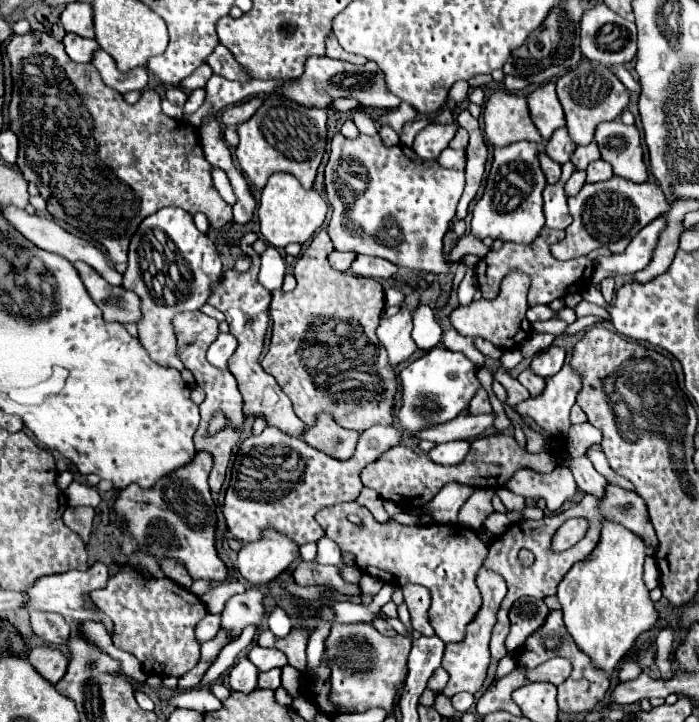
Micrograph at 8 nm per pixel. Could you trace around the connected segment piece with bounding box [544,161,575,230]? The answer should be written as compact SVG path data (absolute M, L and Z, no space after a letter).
M569 161L562 165L562 174L556 184L548 184L544 188L544 214L546 214L546 226L554 230L564 230L570 226L572 216L566 206L566 194L564 194L564 185L575 171L574 165Z

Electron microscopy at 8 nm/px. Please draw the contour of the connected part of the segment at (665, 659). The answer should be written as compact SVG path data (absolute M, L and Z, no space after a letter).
M666 628L658 634L656 638L656 644L658 644L658 668L662 672L662 678L670 676L670 654L672 654L672 642L674 642L674 636L672 636L672 630Z

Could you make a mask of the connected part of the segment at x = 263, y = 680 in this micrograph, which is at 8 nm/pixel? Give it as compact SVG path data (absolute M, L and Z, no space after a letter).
M272 668L268 672L260 672L260 676L258 676L258 688L276 690L280 686L280 674L282 674L280 668Z

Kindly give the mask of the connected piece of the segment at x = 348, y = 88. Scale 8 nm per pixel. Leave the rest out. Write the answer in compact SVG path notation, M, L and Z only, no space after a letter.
M328 56L308 58L306 70L300 76L300 80L284 84L282 94L298 104L304 104L306 108L328 108L330 100L340 98L340 96L358 100L360 108L392 110L392 108L400 106L400 98L388 90L386 82L384 82L384 72L380 68L376 68L374 62L366 62L364 66L358 66L358 64L350 64L350 62L342 62L342 60L332 60Z

